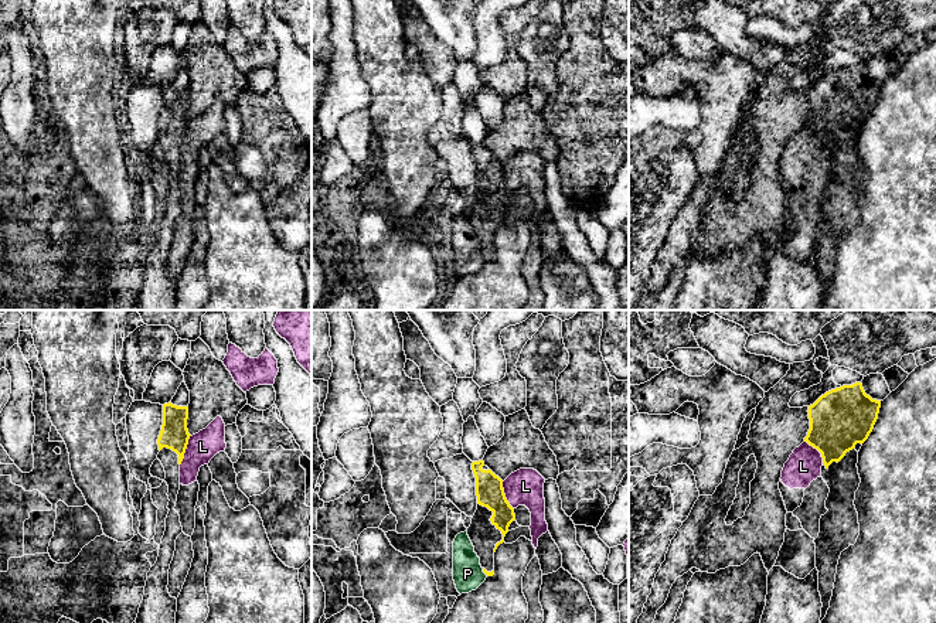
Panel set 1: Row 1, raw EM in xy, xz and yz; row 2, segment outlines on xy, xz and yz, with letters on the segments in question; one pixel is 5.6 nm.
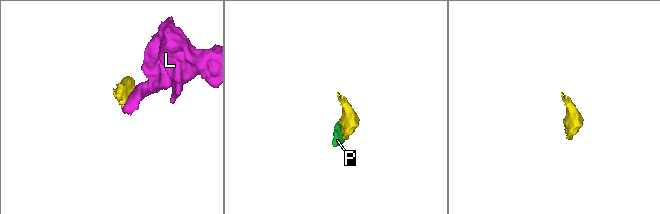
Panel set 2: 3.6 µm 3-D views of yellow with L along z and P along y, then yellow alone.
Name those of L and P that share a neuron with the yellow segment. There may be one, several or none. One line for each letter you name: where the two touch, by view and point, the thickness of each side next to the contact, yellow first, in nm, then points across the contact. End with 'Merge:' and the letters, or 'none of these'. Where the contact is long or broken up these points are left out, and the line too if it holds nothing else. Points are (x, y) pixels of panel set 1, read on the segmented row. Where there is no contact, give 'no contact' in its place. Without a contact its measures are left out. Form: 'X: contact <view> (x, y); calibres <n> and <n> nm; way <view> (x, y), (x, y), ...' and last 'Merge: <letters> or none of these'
Merge: none of these

